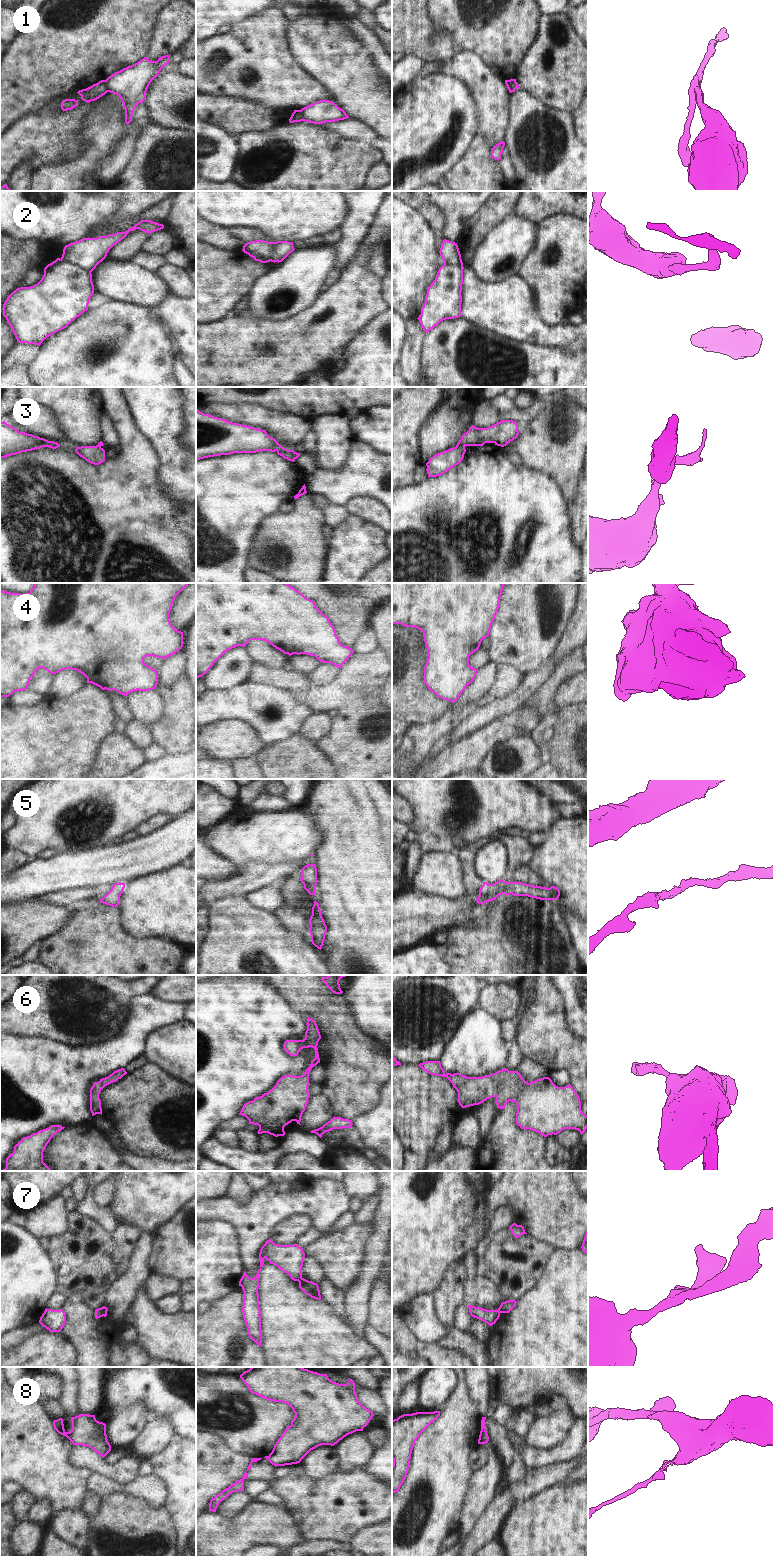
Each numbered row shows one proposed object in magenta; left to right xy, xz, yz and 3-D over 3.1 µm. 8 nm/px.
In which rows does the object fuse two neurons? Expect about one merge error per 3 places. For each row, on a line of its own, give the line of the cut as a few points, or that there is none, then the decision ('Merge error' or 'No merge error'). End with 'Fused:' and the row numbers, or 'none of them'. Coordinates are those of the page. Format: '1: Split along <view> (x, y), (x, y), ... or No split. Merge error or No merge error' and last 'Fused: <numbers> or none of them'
1: Split along xy (103, 80), (108, 91). Merge error
2: Split along xy (61, 258), (90, 273). Merge error
3: Split along yz (456, 445), (464, 447). Merge error
4: No split. No merge error
5: No split. No merge error
6: No split. No merge error
7: Split along xz (301, 1277), (298, 1281). Merge error
8: Split along xy (71, 1431), (66, 1436). Merge error
Fused: 1, 2, 3, 7, 8

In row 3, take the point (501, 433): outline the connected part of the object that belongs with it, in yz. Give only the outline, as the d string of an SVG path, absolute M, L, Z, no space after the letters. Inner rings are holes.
M502 420L487 428L472 425L456 446L483 446L485 443L494 443L504 447L518 435L518 424L513 420Z

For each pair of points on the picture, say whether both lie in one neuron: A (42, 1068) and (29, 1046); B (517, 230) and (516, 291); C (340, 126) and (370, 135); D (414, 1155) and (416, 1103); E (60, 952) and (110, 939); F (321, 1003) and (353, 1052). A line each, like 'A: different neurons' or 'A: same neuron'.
A: same neuron
B: different neurons
C: same neuron
D: same neuron
E: same neuron
F: same neuron

